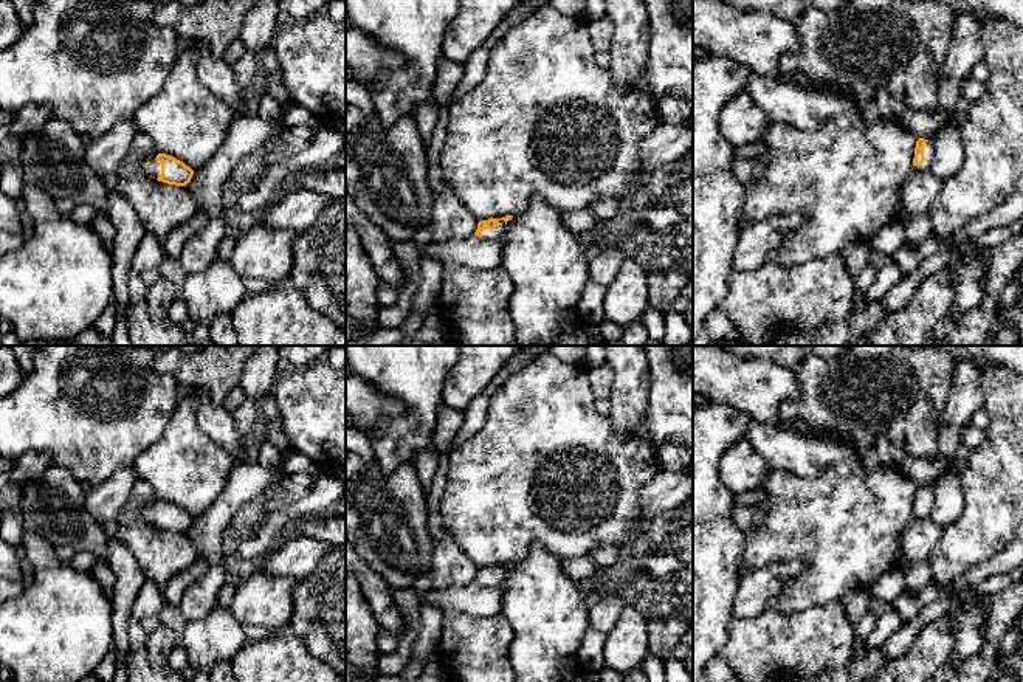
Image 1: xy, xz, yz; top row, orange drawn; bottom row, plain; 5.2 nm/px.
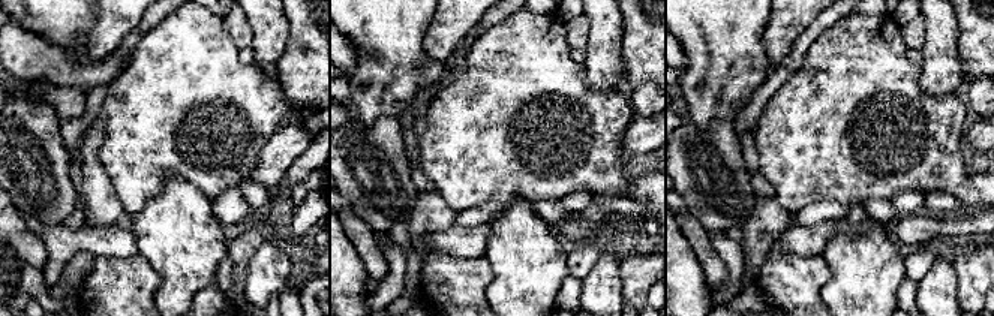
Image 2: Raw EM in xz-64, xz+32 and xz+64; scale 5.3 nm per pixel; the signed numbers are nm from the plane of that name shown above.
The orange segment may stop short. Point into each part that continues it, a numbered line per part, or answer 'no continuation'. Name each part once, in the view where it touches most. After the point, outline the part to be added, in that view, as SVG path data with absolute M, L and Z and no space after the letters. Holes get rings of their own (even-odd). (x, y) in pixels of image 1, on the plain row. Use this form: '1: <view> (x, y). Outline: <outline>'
1: xz (499, 577). Outline: M499 567L496 570L496 575L494 577L484 577L482 578L482 584L484 586L499 586L505 580L505 575L507 575L505 569L504 567Z

